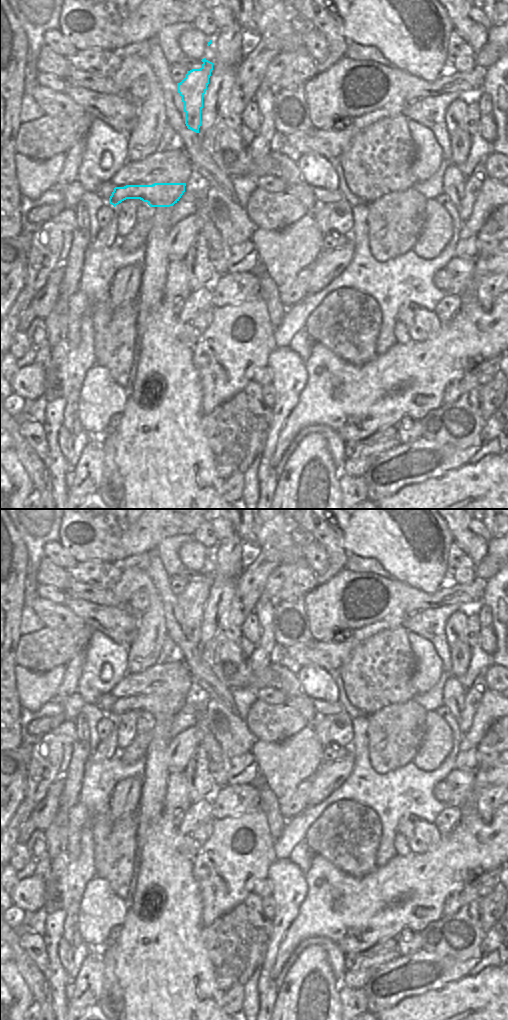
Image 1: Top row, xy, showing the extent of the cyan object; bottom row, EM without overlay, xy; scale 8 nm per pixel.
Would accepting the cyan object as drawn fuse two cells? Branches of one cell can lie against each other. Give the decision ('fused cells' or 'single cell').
single cell

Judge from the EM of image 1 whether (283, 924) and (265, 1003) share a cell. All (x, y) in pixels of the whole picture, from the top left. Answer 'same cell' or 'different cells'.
same cell

